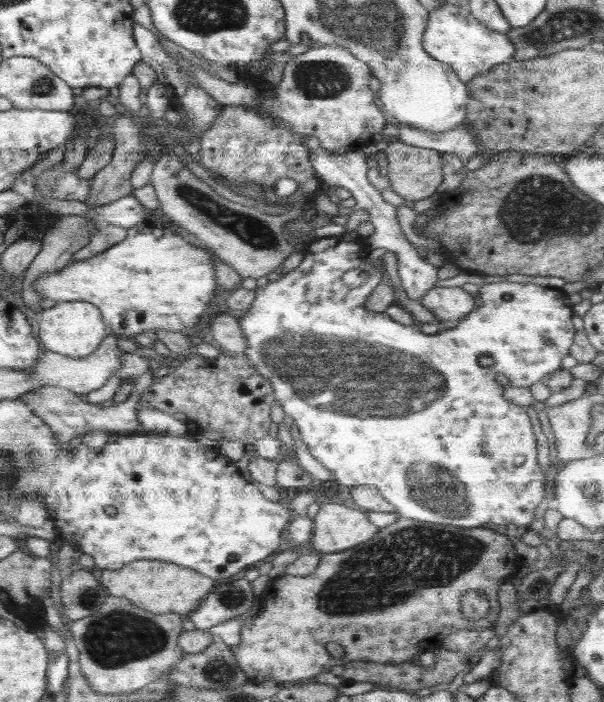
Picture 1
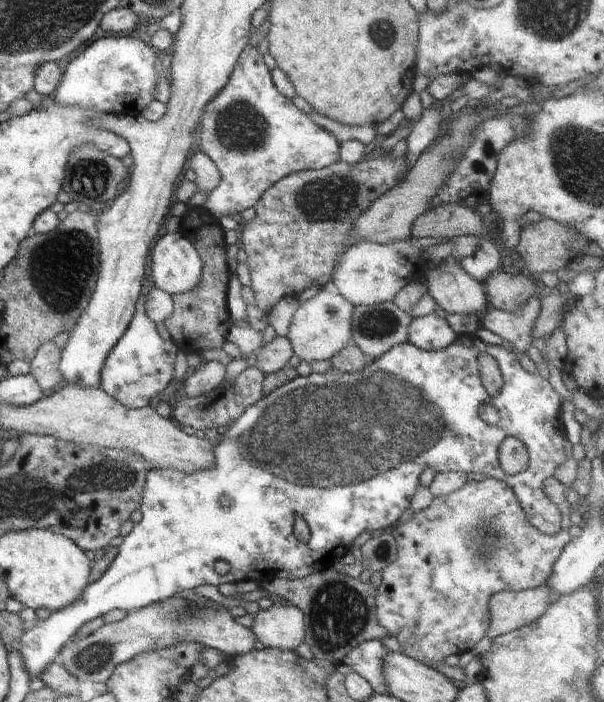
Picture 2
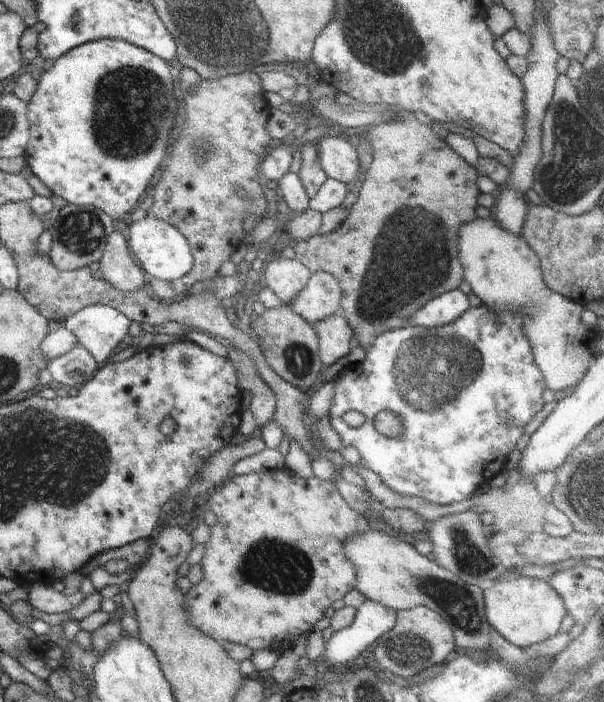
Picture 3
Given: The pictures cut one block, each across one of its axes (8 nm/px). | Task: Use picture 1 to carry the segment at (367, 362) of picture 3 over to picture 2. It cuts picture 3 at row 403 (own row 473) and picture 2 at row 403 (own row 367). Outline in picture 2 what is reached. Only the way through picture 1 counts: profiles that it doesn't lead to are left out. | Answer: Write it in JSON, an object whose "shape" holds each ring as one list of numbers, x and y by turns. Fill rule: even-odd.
{"shape":[[463,334,457,335,454,342,442,350,422,350,416,348,412,344,406,342,390,348,382,353,380,358,370,360,362,370,358,372,335,372,329,371,322,373,310,373,306,377,294,377,290,382,283,384,280,388,276,388,270,394,263,395,263,397,246,408,246,412,239,418,238,421,233,422,228,428,228,432,223,437,219,437,219,441,215,443,214,468,212,470,202,470,202,472,192,472,192,474,184,474,172,469,153,469,146,473,146,484,144,485,144,492,142,493,142,502,140,503,140,522,134,523,132,530,124,539,121,540,114,560,110,563,108,570,95,580,88,583,84,588,84,592,80,594,80,600,76,600,74,604,66,606,64,610,58,612,51,612,50,616,45,620,39,620,32,628,28,628,24,634,18,639,18,652,22,656,22,662,26,666,26,670,32,674,32,677,37,676,40,672,44,672,46,666,54,661,54,657,61,652,62,648,66,646,66,642,70,642,75,637,76,632,80,630,80,626,90,622,98,616,103,616,110,610,124,610,127,613,140,610,145,606,150,606,158,601,163,601,167,598,172,598,174,594,184,591,192,591,198,586,203,584,210,584,212,586,220,586,226,582,238,583,247,580,253,580,256,583,270,582,276,578,280,579,301,579,310,576,313,572,326,570,332,567,336,562,340,561,343,555,353,549,354,538,359,536,364,531,372,531,374,534,377,531,389,531,399,523,400,516,404,510,411,508,410,501,416,494,416,487,419,483,419,478,426,468,434,468,435,473,439,472,462,472,464,474,485,474,489,477,499,478,504,480,510,488,514,491,523,511,527,516,528,522,542,534,552,536,558,534,561,529,561,514,558,506,554,504,544,494,543,484,546,478,553,476,554,472,566,462,566,450,564,449,564,440,567,435,563,419,560,414,562,398,558,392,554,390,552,384,546,378,541,378,539,374,530,374,526,372,514,350,508,350,503,345,492,345,482,342,476,335],[481,354,488,354,492,356,500,369,504,385,502,390,498,392,497,396,490,396,482,384,482,378,478,368,478,357],[481,405,490,405,494,407,499,413,499,420,494,424,487,424,482,420,479,415,479,408],[404,430,404,432,402,432],[328,436,328,438,326,438],[404,438,404,440,402,440],[504,438,520,439,524,442,528,450,528,468,523,472,516,475,508,475,500,467,498,462,498,448,504,442],[378,460,388,460,388,462,378,462],[264,464,268,464,270,468,274,468,272,472,264,472],[282,476,282,478,278,478],[298,478,302,478,302,482,296,482],[222,496,230,496,230,509,222,506],[296,518,302,518,308,525,310,530,310,539,304,543,300,541,294,534,294,522],[216,562,228,562,231,569,228,573,220,575,214,570]]}

